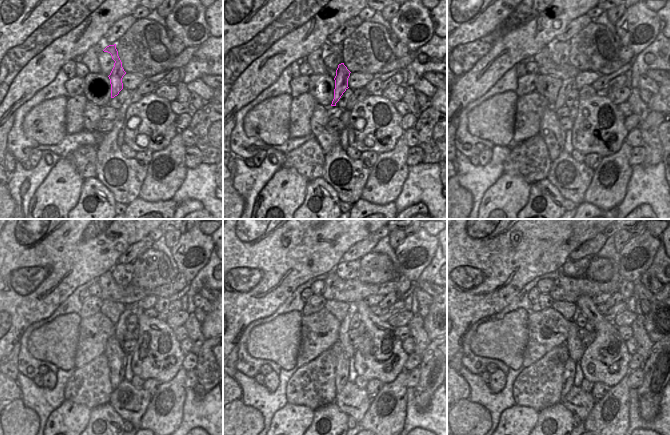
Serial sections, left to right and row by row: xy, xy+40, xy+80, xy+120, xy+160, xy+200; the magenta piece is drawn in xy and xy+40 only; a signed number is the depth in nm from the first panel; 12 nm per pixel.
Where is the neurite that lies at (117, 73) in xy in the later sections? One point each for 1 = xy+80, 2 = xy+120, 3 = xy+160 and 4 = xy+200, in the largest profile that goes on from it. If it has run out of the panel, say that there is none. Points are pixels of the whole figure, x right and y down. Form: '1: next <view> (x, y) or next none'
1: next xy+80 (569, 83)
2: next xy+120 (121, 326)
3: next xy+160 (345, 326)
4: next xy+200 (575, 347)

